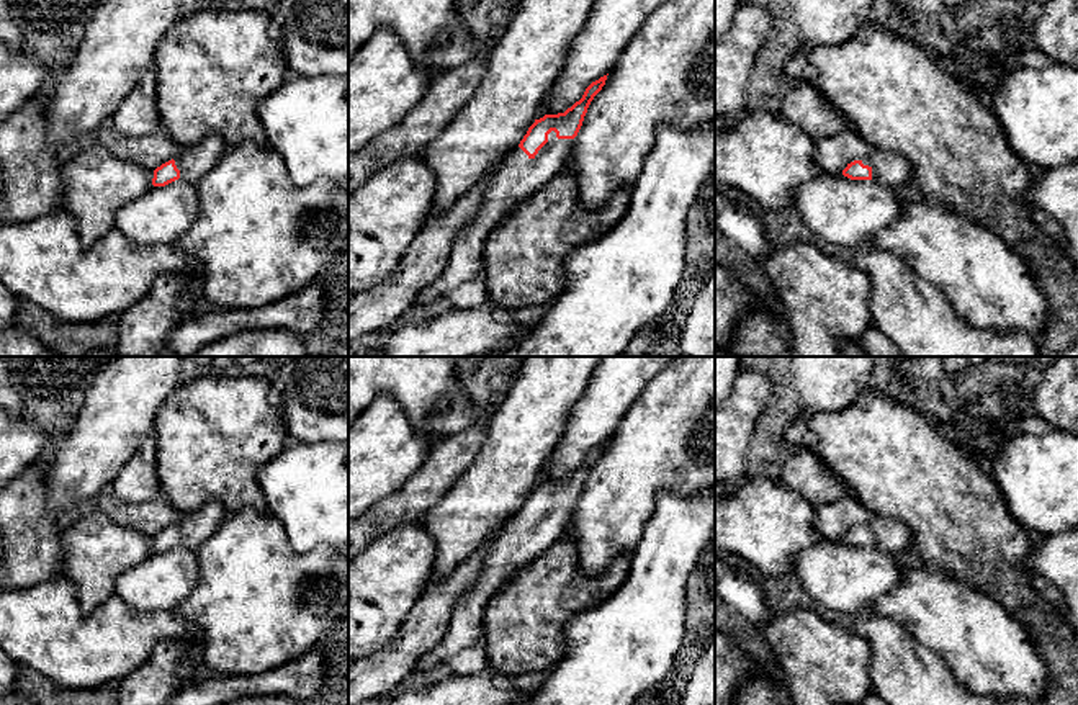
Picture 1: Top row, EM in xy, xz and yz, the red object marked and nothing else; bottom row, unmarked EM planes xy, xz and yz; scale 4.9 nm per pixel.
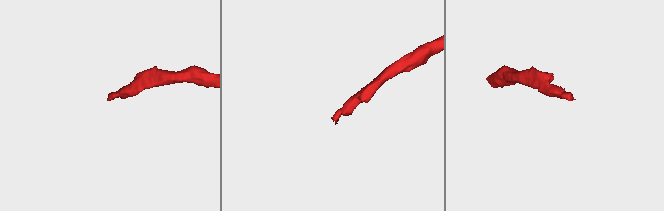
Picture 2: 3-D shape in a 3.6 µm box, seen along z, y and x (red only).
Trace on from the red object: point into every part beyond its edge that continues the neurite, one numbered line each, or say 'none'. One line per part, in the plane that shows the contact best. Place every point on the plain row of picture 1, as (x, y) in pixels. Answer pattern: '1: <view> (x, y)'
1: xz (519, 543)

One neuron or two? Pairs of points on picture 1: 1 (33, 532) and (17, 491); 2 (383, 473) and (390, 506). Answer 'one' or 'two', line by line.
1: one
2: two

